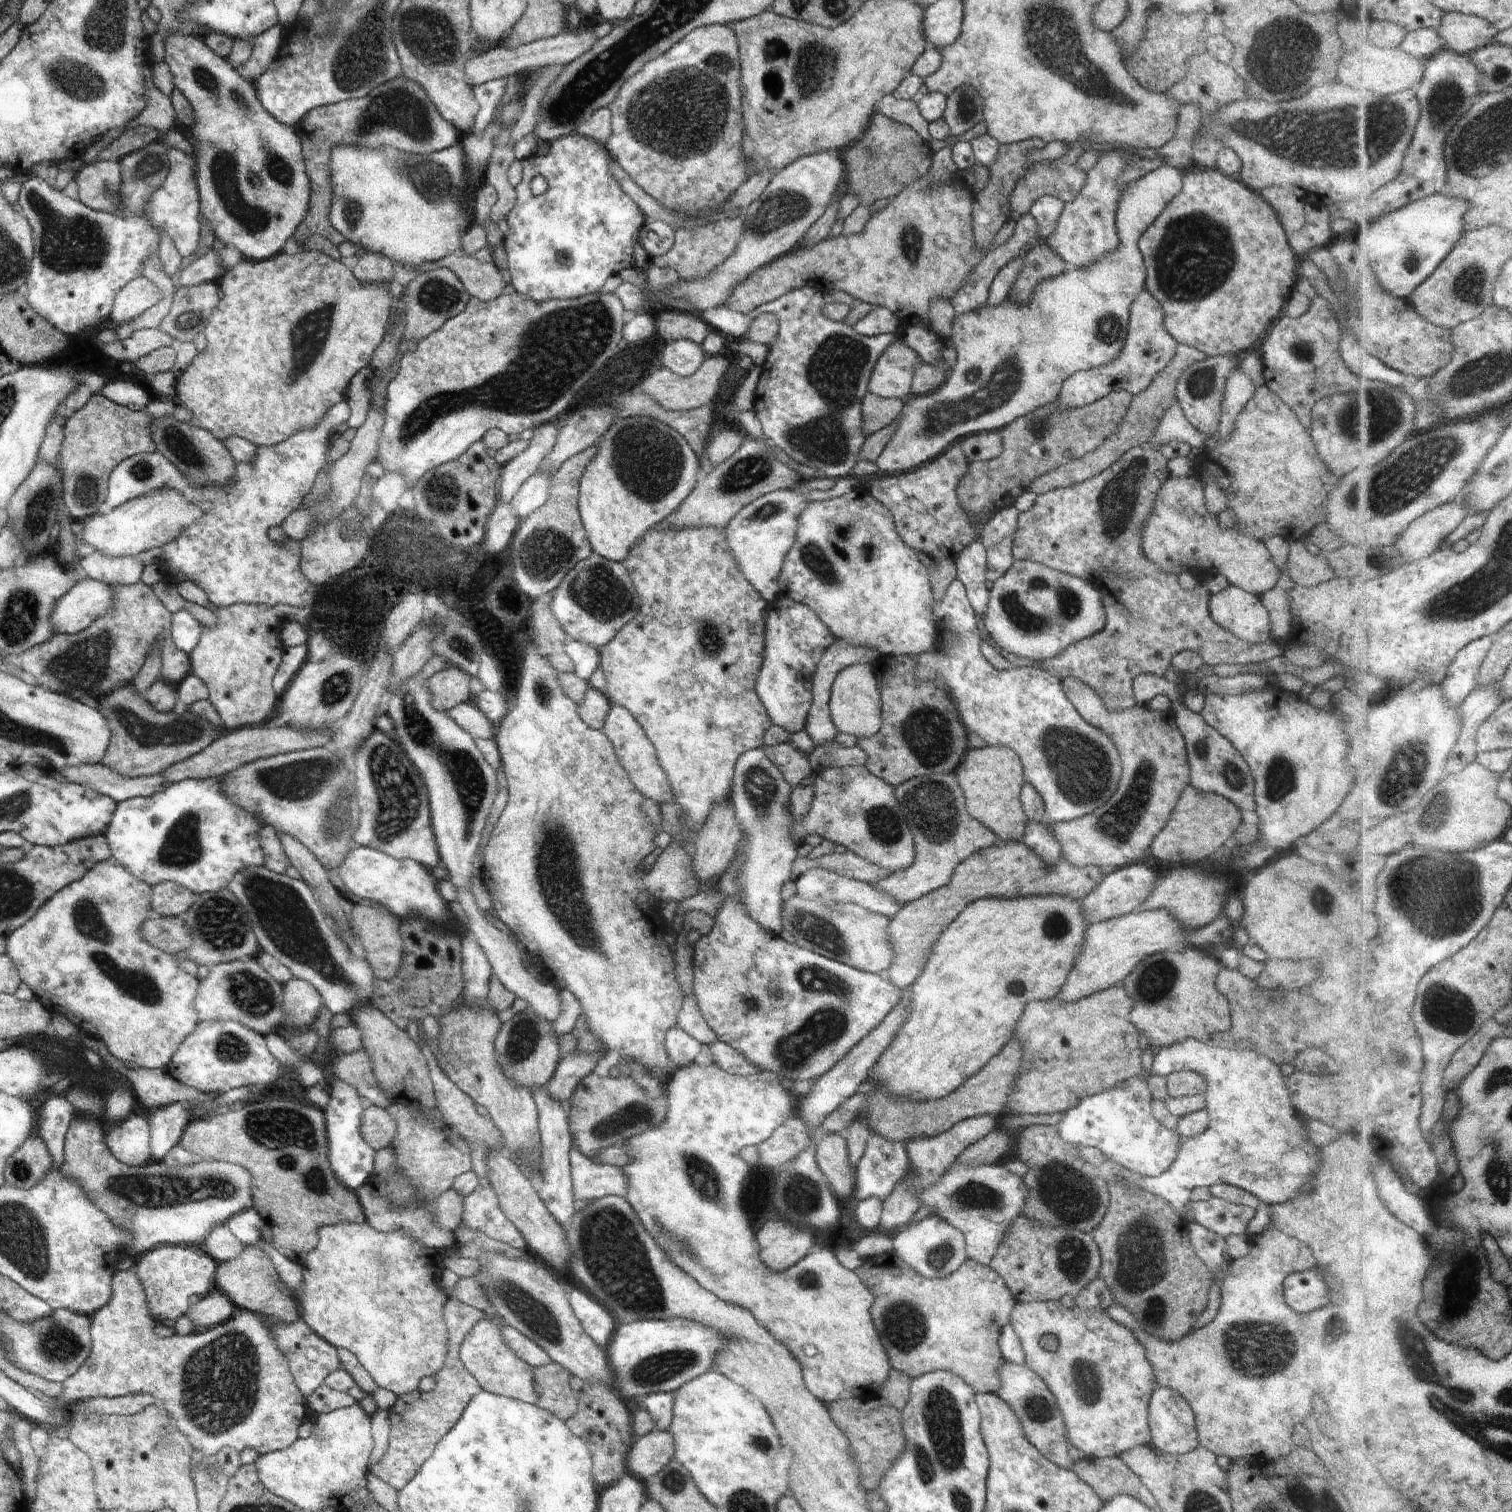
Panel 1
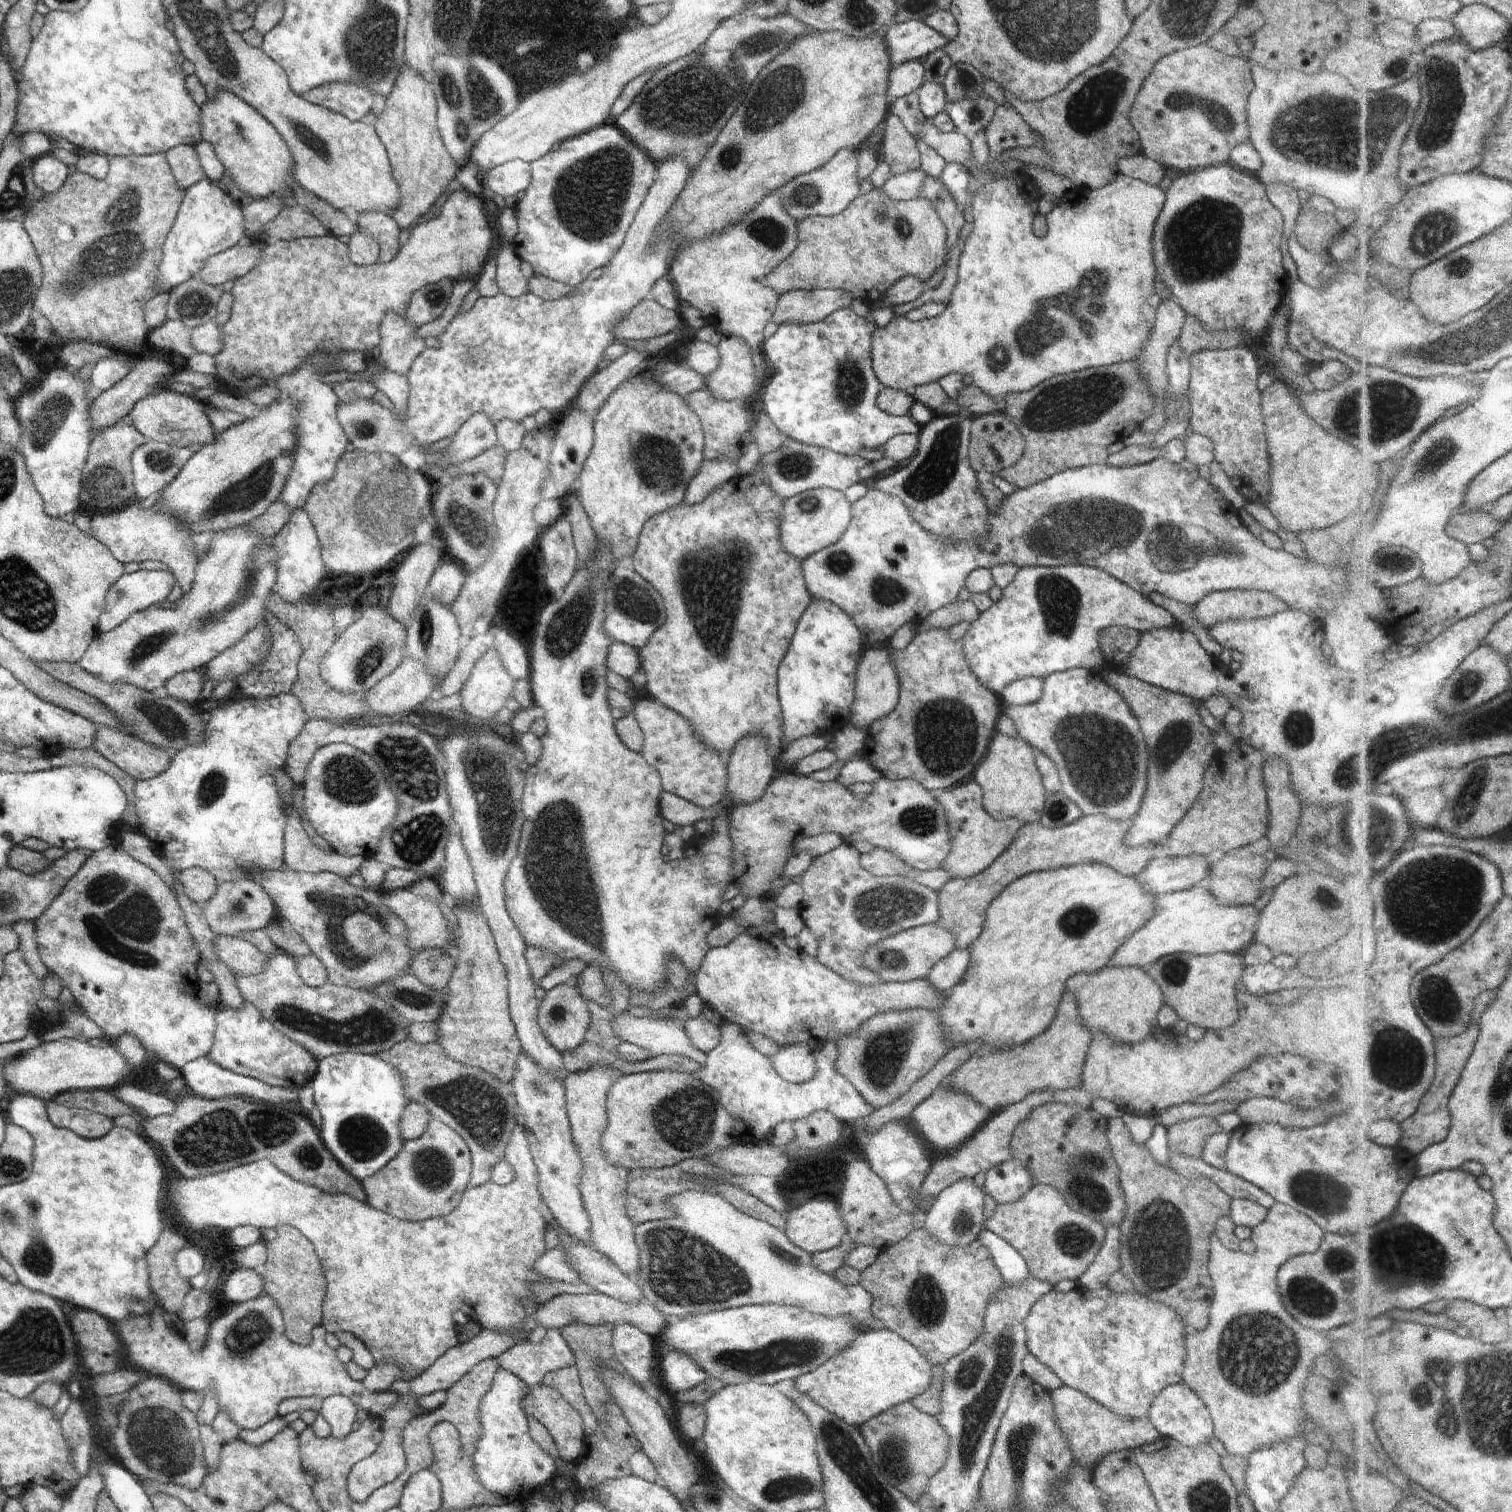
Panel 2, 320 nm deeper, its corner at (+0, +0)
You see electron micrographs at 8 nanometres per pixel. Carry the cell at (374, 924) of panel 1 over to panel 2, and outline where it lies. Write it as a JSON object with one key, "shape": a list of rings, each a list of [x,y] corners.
{"shape":[[[409,888],[394,889],[383,893],[383,903],[406,925],[409,947],[414,952],[424,947],[451,949],[451,932],[440,905],[434,899],[415,895]]]}

